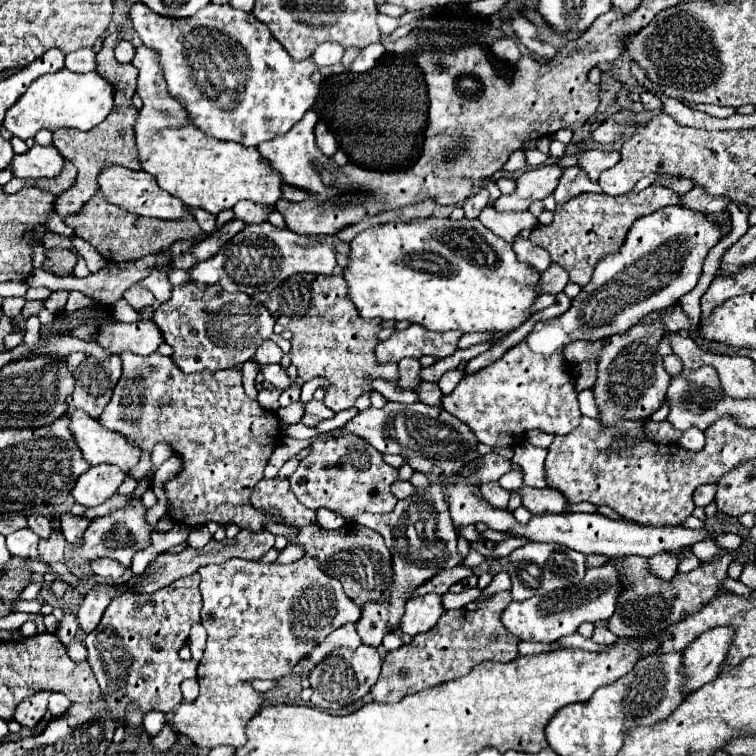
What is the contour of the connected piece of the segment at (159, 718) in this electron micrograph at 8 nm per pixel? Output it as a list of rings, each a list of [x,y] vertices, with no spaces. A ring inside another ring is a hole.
[[[151,710],[149,714],[144,715],[143,718],[143,730],[147,732],[147,736],[157,736],[161,732],[165,724],[165,714],[163,712],[157,712],[157,710]]]

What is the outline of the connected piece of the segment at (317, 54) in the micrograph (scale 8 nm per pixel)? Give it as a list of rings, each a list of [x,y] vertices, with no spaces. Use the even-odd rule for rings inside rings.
[[[323,42],[319,44],[319,48],[315,48],[311,58],[315,60],[317,66],[333,66],[341,62],[341,56],[343,56],[343,46],[335,42]]]

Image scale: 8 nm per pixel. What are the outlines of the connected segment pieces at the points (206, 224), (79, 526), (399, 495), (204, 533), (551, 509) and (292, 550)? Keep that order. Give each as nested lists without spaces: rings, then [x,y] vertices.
[[[197,208],[197,210],[193,210],[193,216],[195,216],[195,220],[199,222],[199,226],[201,226],[207,234],[211,234],[211,232],[215,230],[215,222],[217,222],[217,216],[215,216],[215,214]]]
[[[63,514],[61,516],[61,526],[63,526],[63,534],[67,538],[69,544],[79,544],[79,540],[83,540],[83,532],[89,526],[87,518],[81,516],[73,516],[73,514]]]
[[[397,480],[397,482],[391,486],[391,492],[395,494],[397,500],[415,496],[415,488],[411,488],[411,484],[409,484],[409,482],[403,482],[403,480]]]
[[[193,528],[187,538],[187,546],[189,548],[203,548],[209,540],[211,540],[211,534],[207,528]]]
[[[521,486],[517,490],[521,496],[521,504],[531,514],[561,514],[561,510],[567,506],[567,500],[553,488],[529,488]]]
[[[289,544],[289,546],[279,554],[279,558],[277,558],[275,562],[279,562],[279,564],[291,564],[291,562],[299,560],[301,556],[303,556],[303,548]]]

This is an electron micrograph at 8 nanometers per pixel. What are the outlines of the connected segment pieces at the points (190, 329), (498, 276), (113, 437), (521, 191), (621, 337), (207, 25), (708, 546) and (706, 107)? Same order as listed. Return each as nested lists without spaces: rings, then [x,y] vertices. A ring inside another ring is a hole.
[[[193,282],[173,286],[171,300],[155,310],[155,324],[173,346],[173,362],[183,372],[219,372],[253,360],[257,346],[273,334],[275,318],[265,306],[243,292],[225,292],[221,286],[199,288]]]
[[[425,218],[425,220],[411,222],[411,224],[389,222],[389,224],[381,224],[375,228],[367,228],[361,234],[357,234],[357,238],[351,242],[351,256],[339,254],[337,262],[345,268],[343,278],[349,284],[349,298],[357,306],[359,316],[377,318],[377,320],[395,320],[395,322],[407,320],[411,324],[419,324],[419,326],[433,330],[433,332],[447,332],[447,330],[459,330],[461,334],[467,334],[467,332],[511,332],[533,316],[531,306],[535,304],[535,300],[539,296],[541,272],[535,272],[535,268],[531,268],[529,264],[519,262],[515,252],[511,250],[511,244],[505,242],[503,238],[495,236],[491,230],[487,230],[479,220],[465,220],[463,218],[463,220],[453,222],[449,218]]]
[[[69,410],[69,428],[83,458],[91,464],[115,464],[129,472],[141,456],[141,448],[127,442],[125,436],[101,428],[97,420],[87,416],[83,410]]]
[[[543,166],[537,170],[529,170],[517,178],[517,190],[509,196],[501,196],[495,202],[495,210],[499,212],[521,212],[529,210],[529,204],[535,200],[545,200],[551,196],[563,176],[561,166]]]
[[[659,322],[631,326],[623,334],[615,334],[605,340],[599,350],[597,382],[593,386],[595,402],[601,416],[601,426],[611,428],[613,422],[623,420],[647,420],[659,410],[671,376],[663,368],[663,358],[657,352],[665,328]]]
[[[135,2],[129,10],[129,16],[143,44],[159,54],[167,88],[171,96],[189,110],[191,124],[219,140],[233,140],[243,146],[259,146],[265,140],[273,140],[289,132],[315,104],[319,86],[311,78],[313,72],[317,72],[313,60],[307,58],[295,62],[273,38],[269,28],[253,16],[253,12],[237,10],[231,4],[207,4],[207,8],[199,10],[191,18],[173,20],[157,16],[145,4]]]
[[[703,540],[699,544],[693,546],[693,554],[701,560],[701,562],[707,562],[707,560],[713,560],[715,556],[721,554],[721,548],[715,544],[715,540]]]
[[[684,102],[684,104],[694,110],[706,112],[717,118],[728,118],[737,112],[733,107],[721,107],[714,104],[693,104],[690,102]]]

